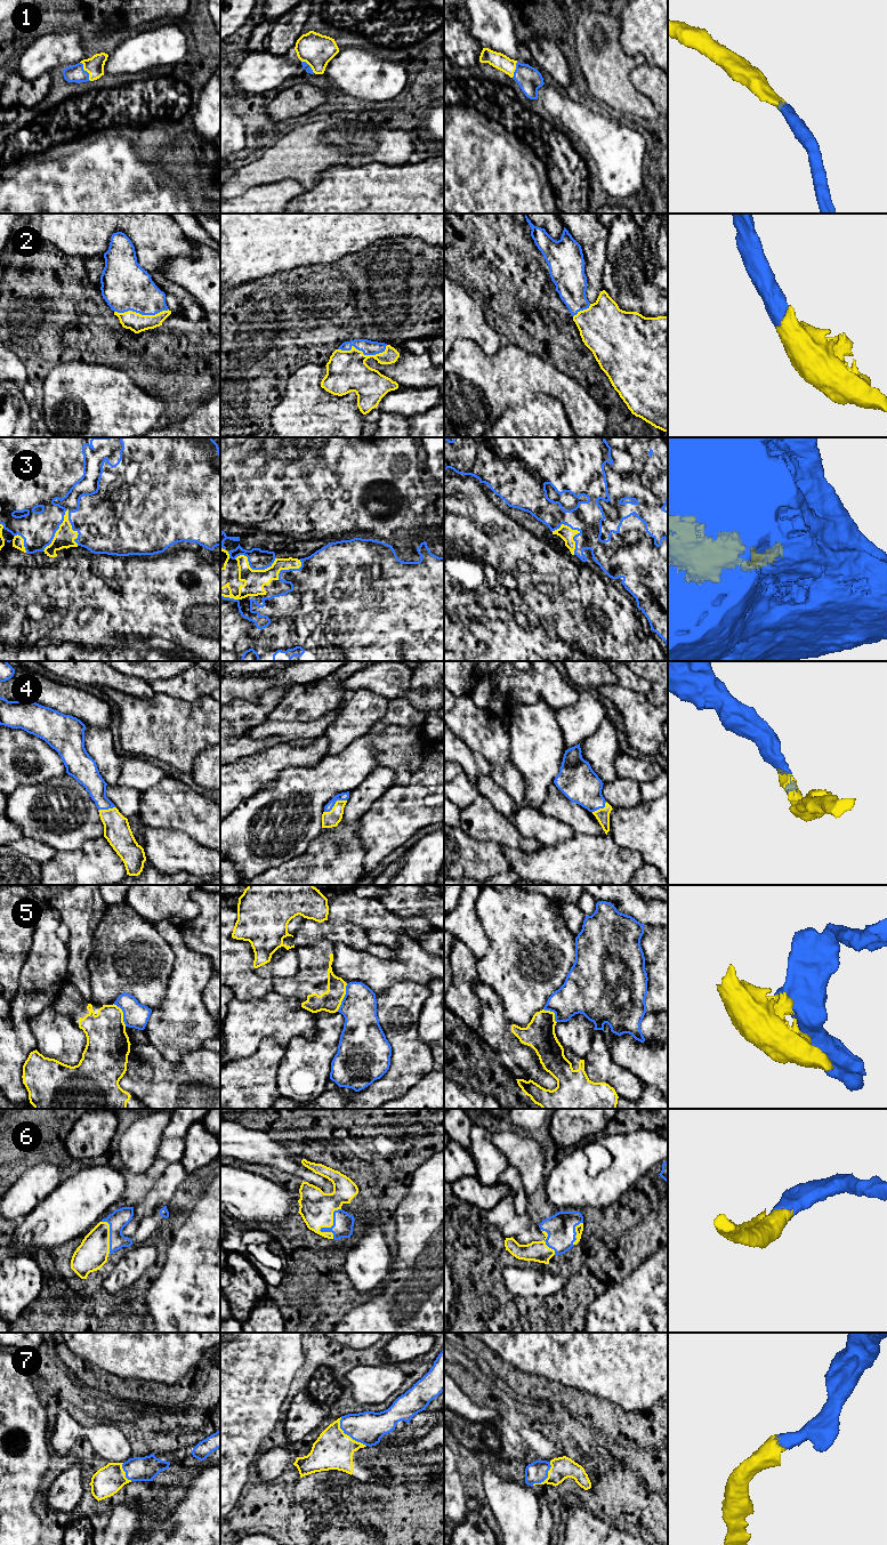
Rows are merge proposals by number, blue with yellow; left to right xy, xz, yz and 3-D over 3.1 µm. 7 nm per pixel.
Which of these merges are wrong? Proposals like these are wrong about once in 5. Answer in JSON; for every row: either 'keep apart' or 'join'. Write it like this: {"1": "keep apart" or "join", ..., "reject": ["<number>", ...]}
{"1": "join", "2": "join", "3": "join", "4": "join", "5": "keep apart", "6": "join", "7": "join", "reject": ["5"]}

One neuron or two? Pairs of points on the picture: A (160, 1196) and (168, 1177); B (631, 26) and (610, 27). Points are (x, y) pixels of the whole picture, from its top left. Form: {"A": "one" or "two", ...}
{"A": "one", "B": "two"}

